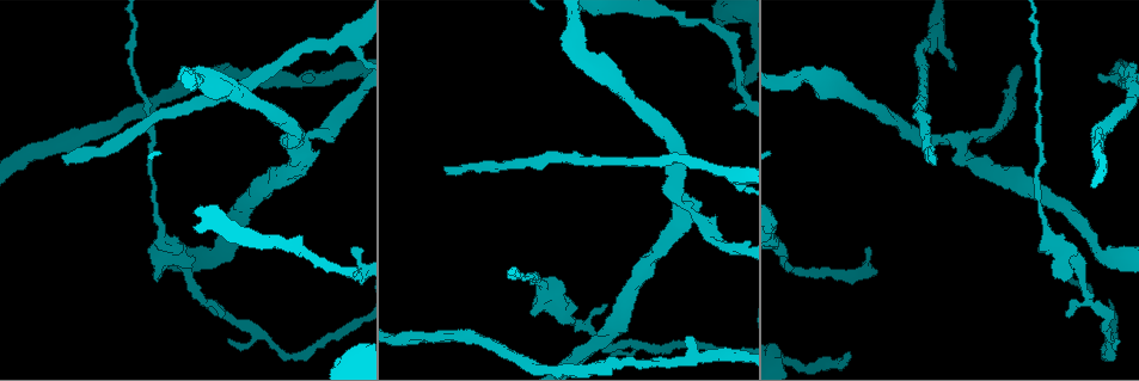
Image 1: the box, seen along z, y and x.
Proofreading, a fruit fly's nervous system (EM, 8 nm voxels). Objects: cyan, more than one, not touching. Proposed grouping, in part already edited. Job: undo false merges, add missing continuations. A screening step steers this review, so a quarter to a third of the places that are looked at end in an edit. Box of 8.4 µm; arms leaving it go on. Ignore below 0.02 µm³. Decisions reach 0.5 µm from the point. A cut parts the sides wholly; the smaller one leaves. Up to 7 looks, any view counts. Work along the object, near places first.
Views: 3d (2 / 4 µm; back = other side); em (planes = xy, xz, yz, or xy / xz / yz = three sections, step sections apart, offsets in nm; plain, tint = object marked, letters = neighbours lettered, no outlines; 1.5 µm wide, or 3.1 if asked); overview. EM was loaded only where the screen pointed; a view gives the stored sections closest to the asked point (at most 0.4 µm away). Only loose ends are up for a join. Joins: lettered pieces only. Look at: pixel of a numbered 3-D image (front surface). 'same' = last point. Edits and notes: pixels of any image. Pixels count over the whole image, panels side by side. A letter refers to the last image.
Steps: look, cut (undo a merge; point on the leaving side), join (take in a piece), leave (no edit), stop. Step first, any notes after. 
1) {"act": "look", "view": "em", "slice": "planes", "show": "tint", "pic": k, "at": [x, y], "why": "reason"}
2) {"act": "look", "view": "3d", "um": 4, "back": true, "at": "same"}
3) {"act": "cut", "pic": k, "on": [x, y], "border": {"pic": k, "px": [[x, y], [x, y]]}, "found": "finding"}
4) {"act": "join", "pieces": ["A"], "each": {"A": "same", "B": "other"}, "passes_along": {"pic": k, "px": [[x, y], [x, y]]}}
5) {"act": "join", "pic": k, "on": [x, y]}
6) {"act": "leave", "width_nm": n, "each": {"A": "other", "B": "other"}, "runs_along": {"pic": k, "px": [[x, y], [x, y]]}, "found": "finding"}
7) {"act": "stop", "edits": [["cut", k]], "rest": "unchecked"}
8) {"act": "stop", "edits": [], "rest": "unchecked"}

{"act": "look", "view": "em", "slice": "xz", "step": 4, "show": "letters", "pic": 1, "at": [306, 73], "why": "an open end"}

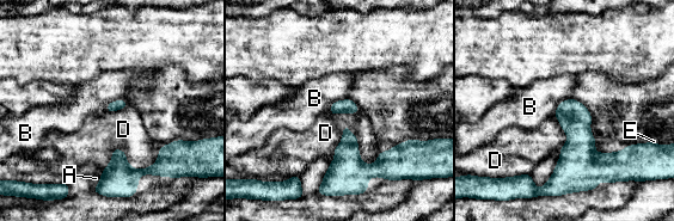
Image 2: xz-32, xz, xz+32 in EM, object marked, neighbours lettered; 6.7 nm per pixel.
{"act": "look", "view": "em", "slice": "planes", "show": "letters", "at": "same", "why": "cut it another way"}

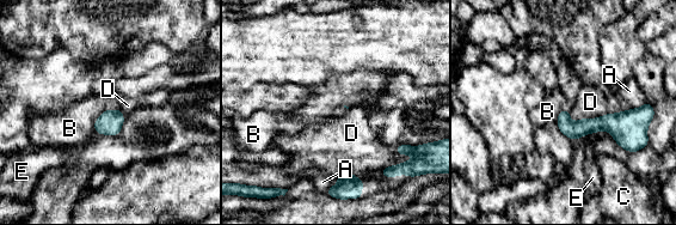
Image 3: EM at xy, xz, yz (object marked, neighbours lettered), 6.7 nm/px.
{"act": "leave", "each": {"A": "other", "B": "other", "C": "other", "D": "other", "E": "other"}, "border": {"pic": 3, "px": [[105, 109], [94, 122], [94, 132]]}, "found": "no lettered piece goes on from it"}

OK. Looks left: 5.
{"act": "look", "view": "em", "slice": "planes", "show": "plain", "pic": 1, "at": [578, 42], "why": "narrows sharply"}

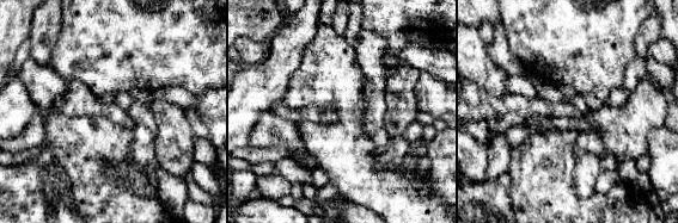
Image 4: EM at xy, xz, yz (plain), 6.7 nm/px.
{"act": "look", "view": "em", "slice": "planes", "show": "tint", "at": "same"}

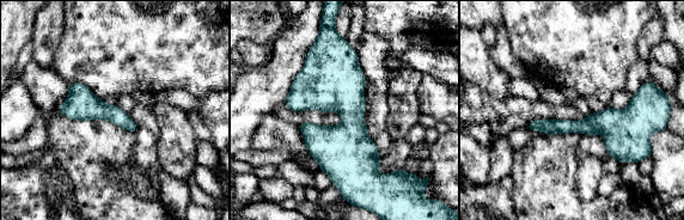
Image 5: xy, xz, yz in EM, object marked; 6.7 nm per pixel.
{"act": "look", "view": "em", "slice": "planes", "show": "letters", "at": "same"}

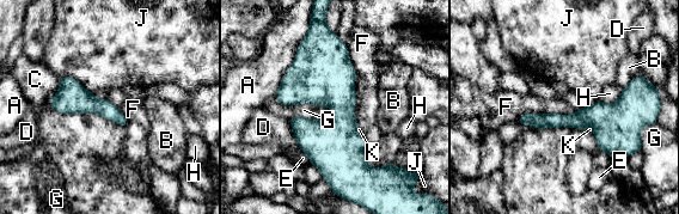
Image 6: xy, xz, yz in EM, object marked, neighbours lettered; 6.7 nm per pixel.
{"act": "leave", "each": {"A": "other", "B": "other", "C": "other", "D": "other", "E": "other", "F": "other", "G": "other", "H": "other", "J": "other", "K": "other"}, "border": {"pic": 6, "px": [[274, 97], [332, 115]]}, "found": "continuous, no second cell"}

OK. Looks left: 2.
{"act": "stop", "edits": [], "rest": "unchecked"}

